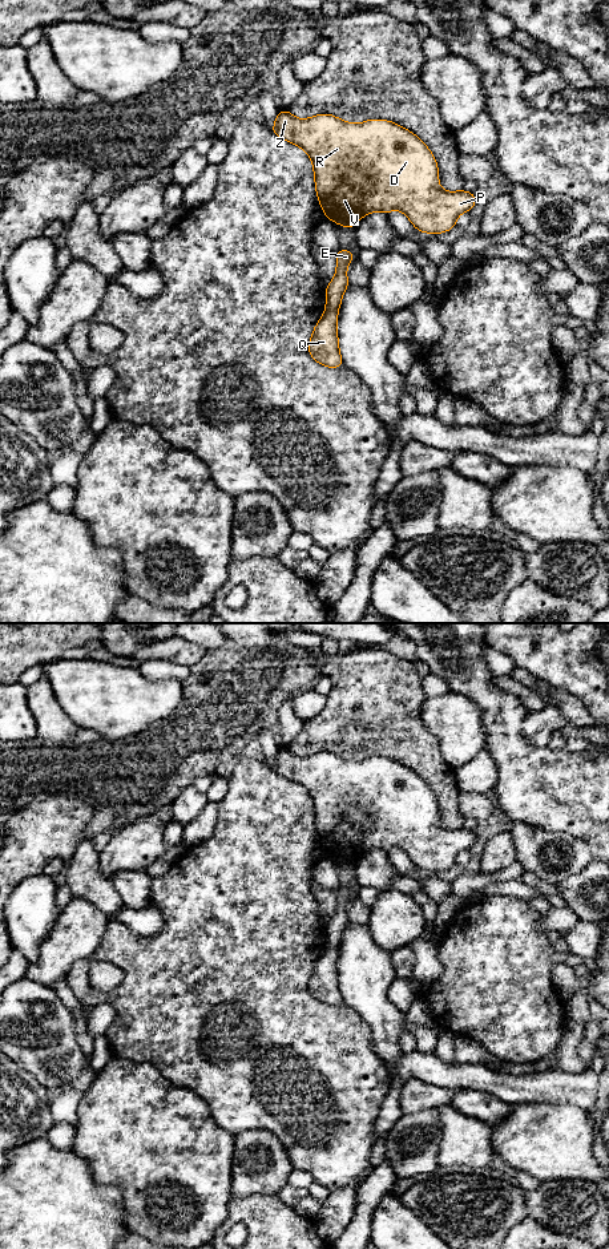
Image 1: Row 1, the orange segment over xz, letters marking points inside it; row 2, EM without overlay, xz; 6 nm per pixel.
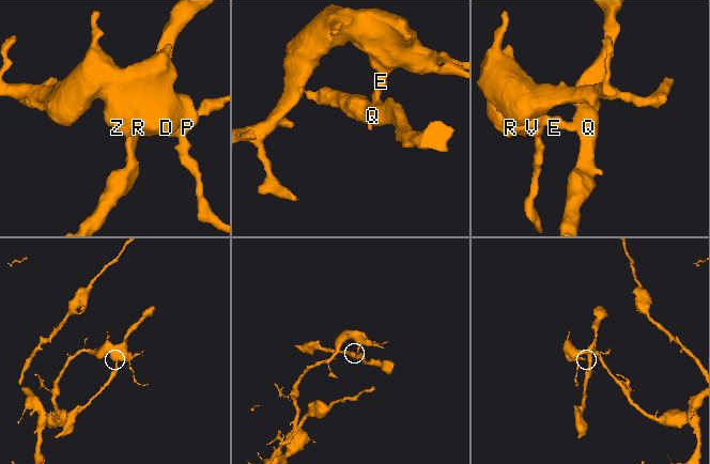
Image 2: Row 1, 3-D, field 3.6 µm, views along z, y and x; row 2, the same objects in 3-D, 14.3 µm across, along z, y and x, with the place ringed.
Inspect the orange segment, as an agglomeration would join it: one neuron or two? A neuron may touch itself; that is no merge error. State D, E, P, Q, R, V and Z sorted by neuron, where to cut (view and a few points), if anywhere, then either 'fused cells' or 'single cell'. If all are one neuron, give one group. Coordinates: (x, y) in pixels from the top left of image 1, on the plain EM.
D E P R V Z / Q | xz (326, 946), (337, 949) | fused cells

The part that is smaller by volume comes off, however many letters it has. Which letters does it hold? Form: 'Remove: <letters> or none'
Remove: Q

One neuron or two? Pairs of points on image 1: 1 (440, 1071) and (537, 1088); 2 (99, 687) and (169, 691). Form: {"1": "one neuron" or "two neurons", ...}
{"1": "one neuron", "2": "one neuron"}

